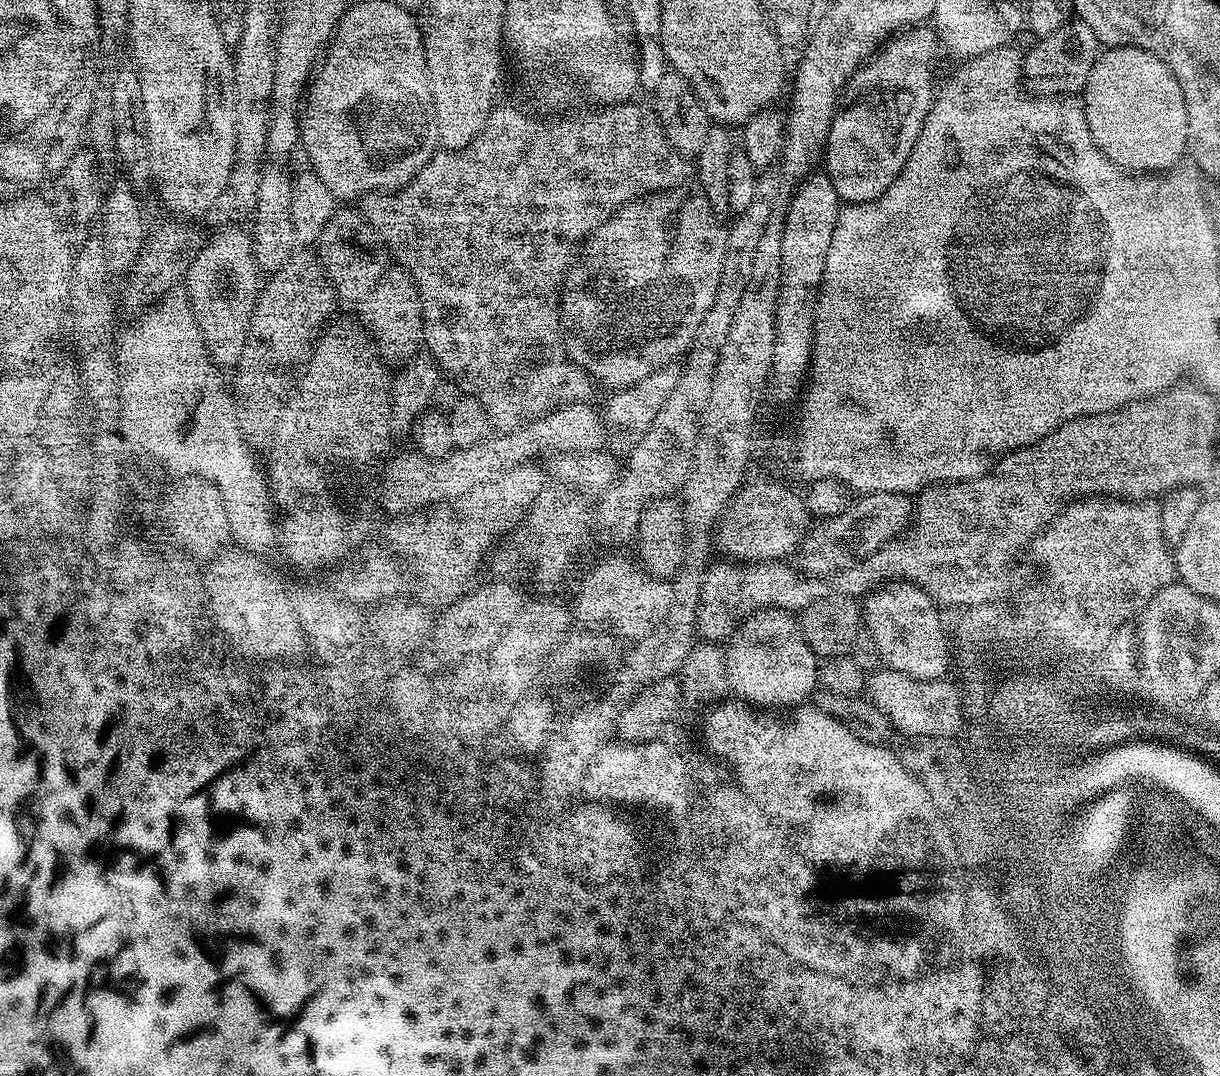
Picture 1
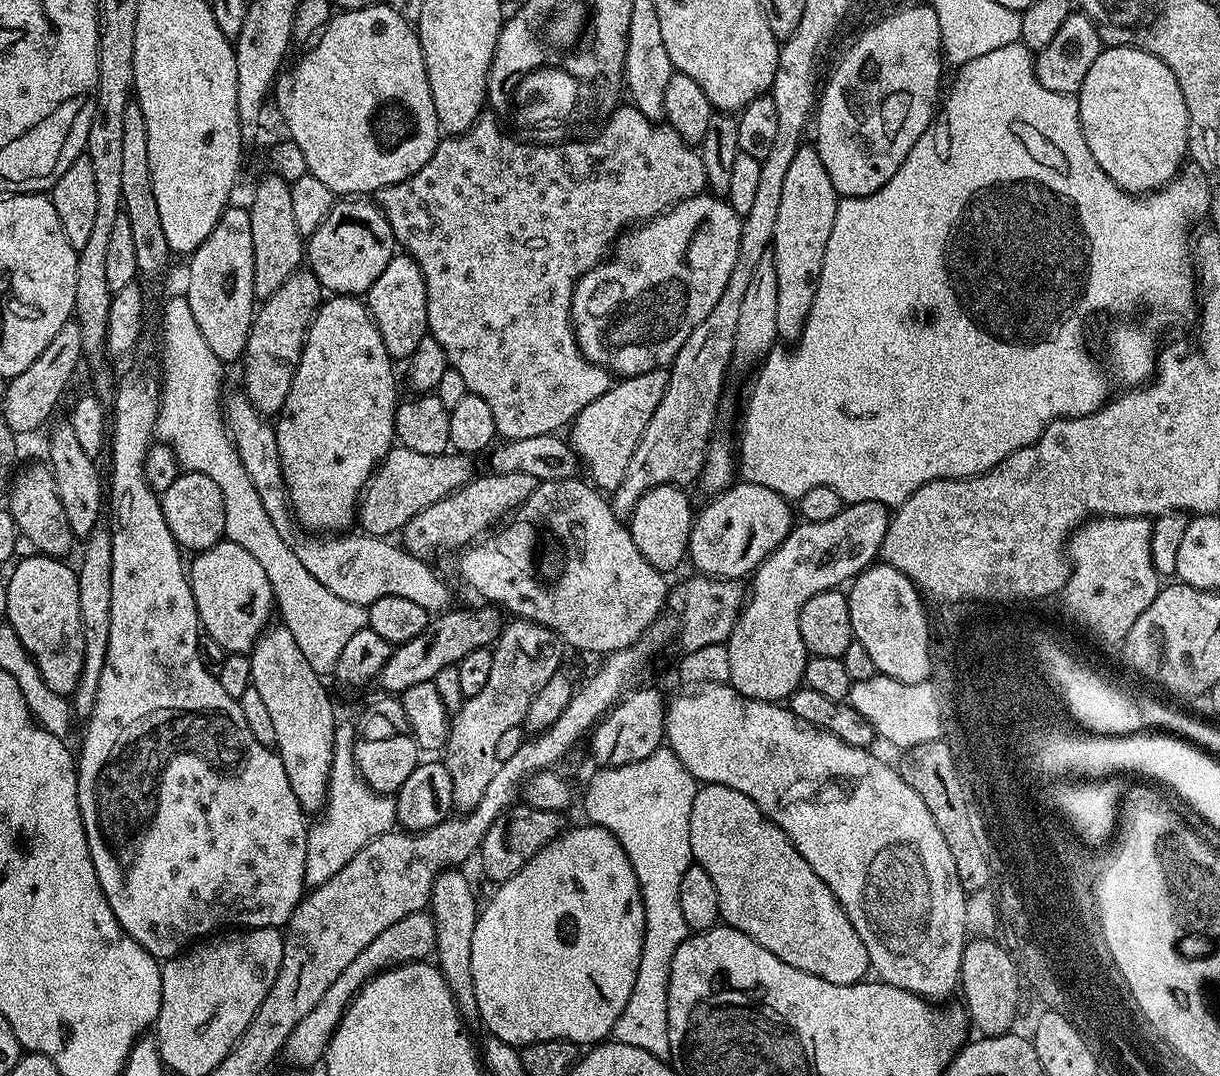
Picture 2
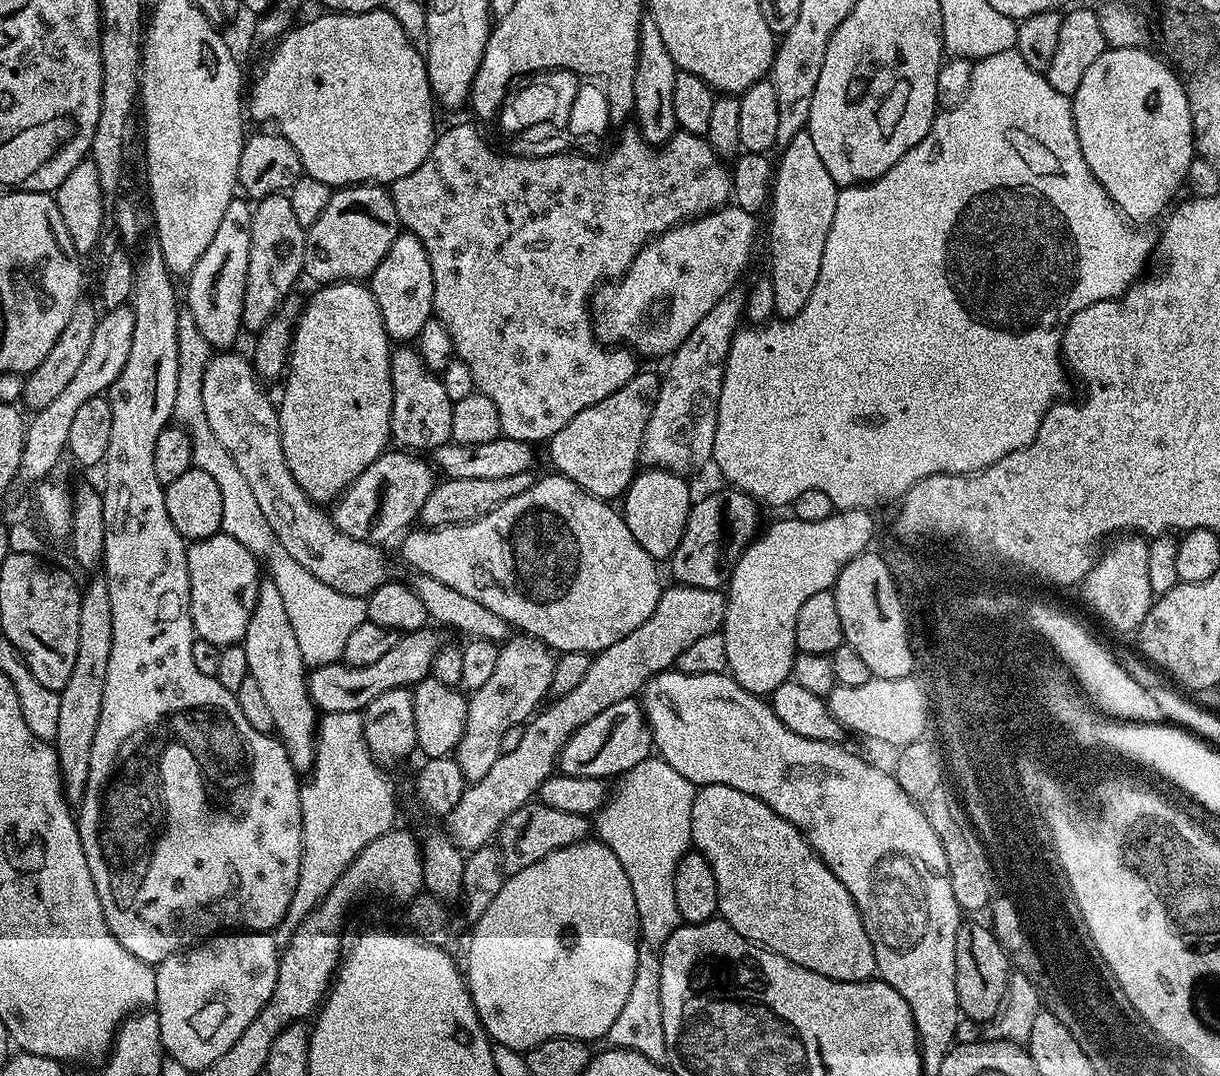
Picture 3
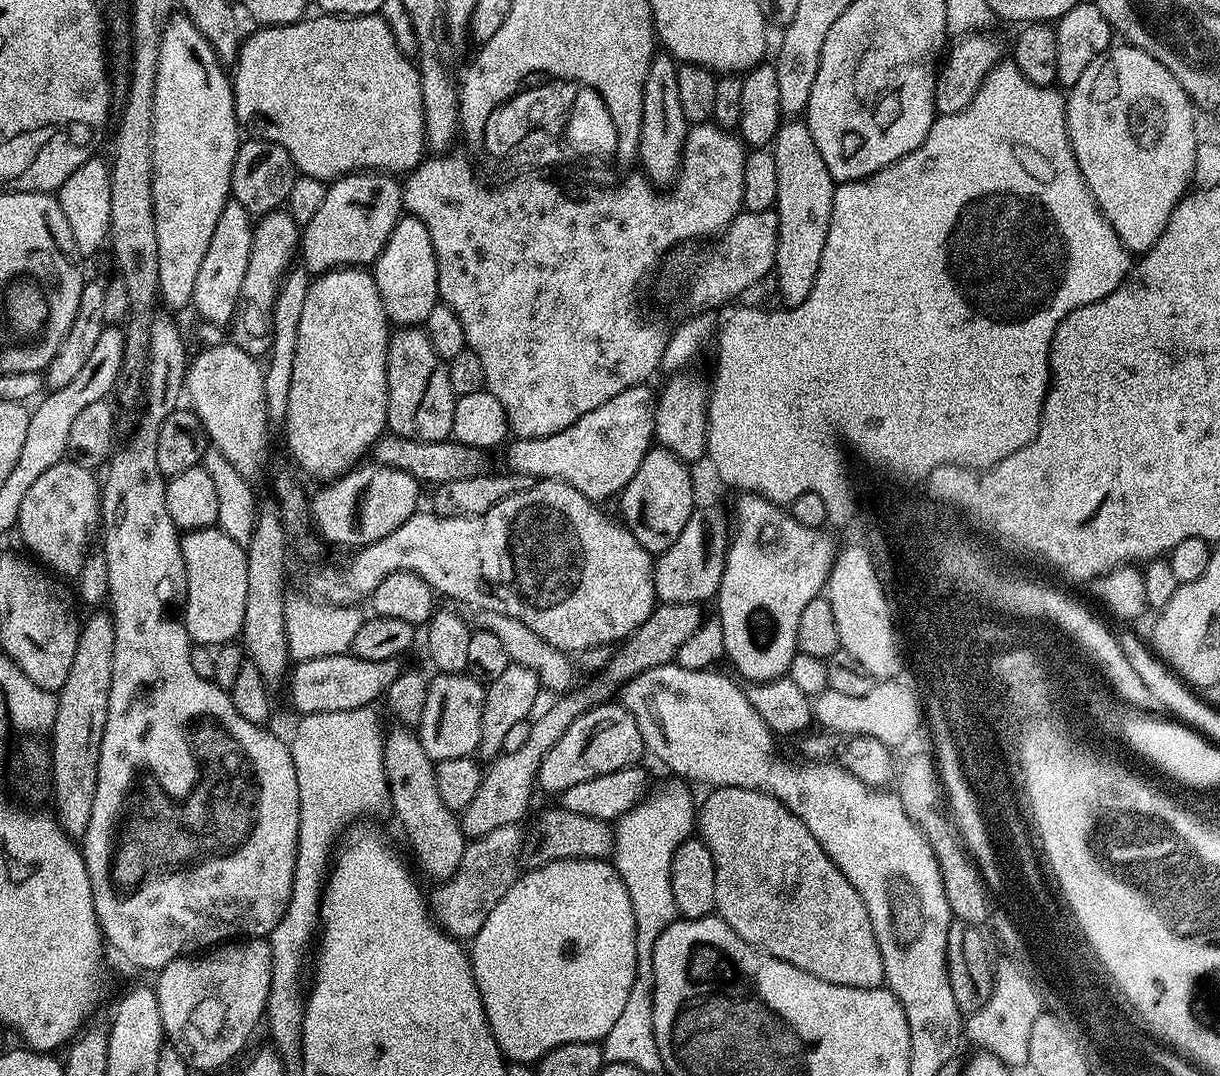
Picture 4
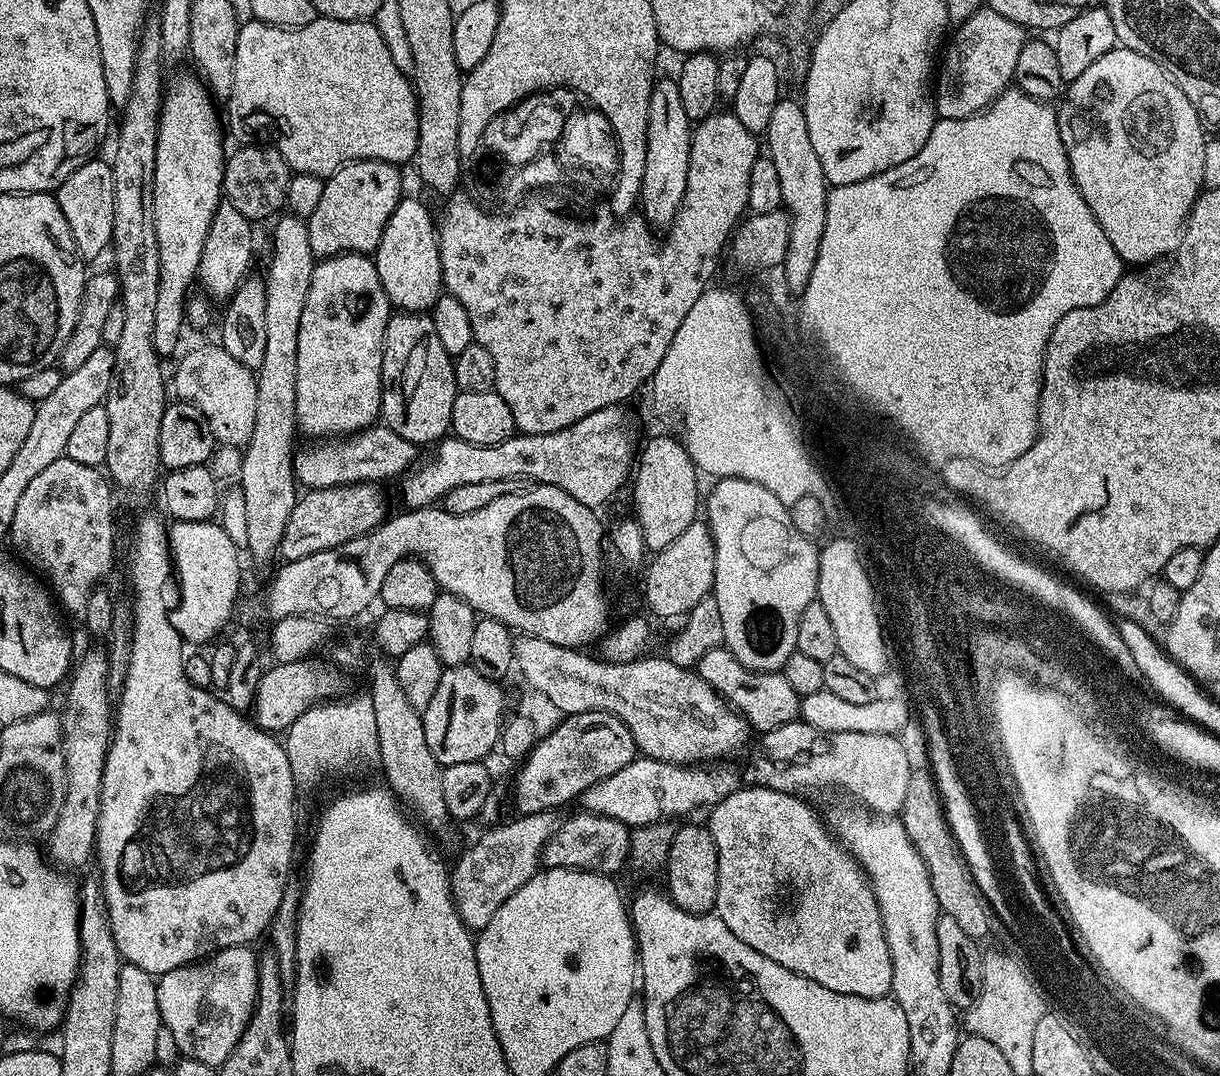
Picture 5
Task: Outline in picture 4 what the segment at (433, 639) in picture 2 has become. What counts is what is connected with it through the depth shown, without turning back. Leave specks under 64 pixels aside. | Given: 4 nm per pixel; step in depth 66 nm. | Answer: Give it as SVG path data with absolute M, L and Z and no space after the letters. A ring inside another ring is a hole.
M348 652L330 654L326 658L301 660L287 677L288 696L297 713L333 712L334 710L358 710L375 705L376 699L388 691L390 682L402 671L401 661L396 658L364 660Z

